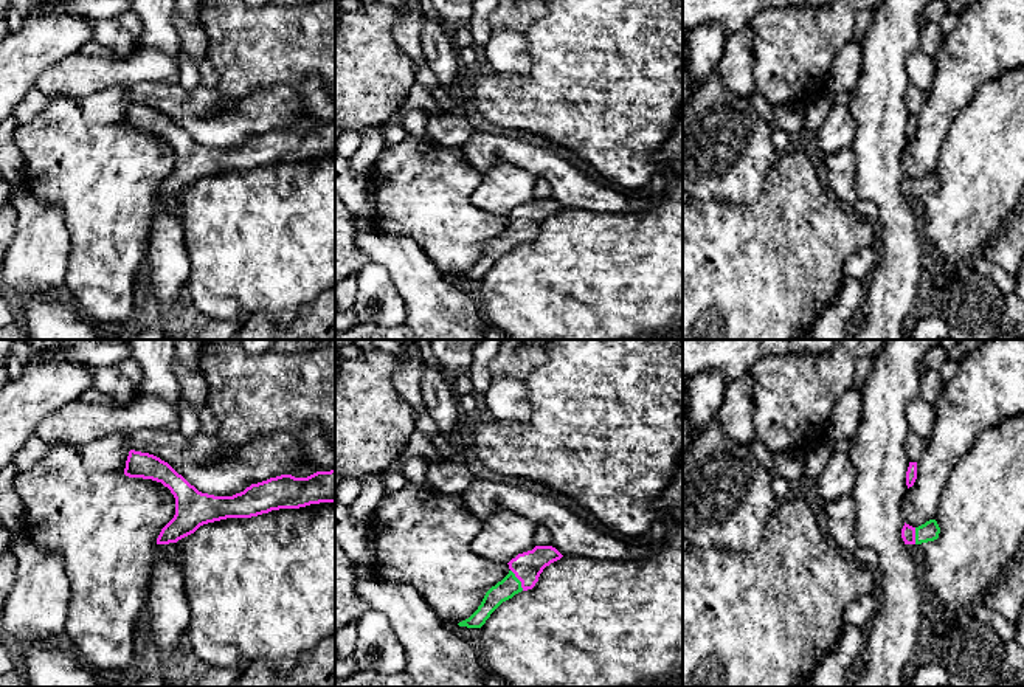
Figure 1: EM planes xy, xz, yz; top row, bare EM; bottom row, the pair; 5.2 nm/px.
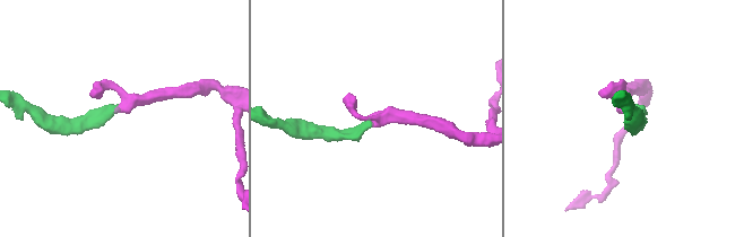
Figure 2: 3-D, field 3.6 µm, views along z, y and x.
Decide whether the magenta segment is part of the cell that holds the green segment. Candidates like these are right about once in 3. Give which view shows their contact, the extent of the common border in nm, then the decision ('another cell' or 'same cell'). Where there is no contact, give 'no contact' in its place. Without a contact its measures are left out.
xz | 130 nm | same cell

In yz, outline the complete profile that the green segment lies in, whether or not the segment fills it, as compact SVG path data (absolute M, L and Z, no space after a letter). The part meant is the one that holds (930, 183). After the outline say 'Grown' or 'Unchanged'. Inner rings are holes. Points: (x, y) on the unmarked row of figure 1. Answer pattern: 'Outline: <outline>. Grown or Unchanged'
Outline: M929 172L918 180L905 175L901 191L905 197L922 197L939 191L940 180L936 172Z. Grown

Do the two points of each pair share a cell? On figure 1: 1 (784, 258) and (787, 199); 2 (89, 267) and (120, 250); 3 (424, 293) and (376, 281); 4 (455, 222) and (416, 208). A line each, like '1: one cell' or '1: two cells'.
1: one cell
2: one cell
3: two cells
4: one cell

